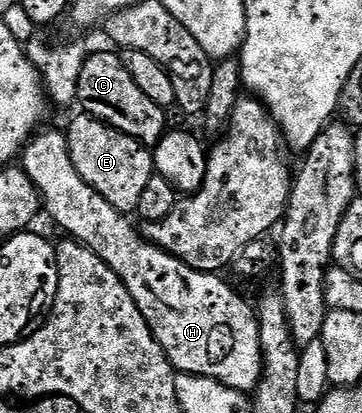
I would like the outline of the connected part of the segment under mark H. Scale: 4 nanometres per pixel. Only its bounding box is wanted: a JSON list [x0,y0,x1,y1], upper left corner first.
[21,130,263,393]

